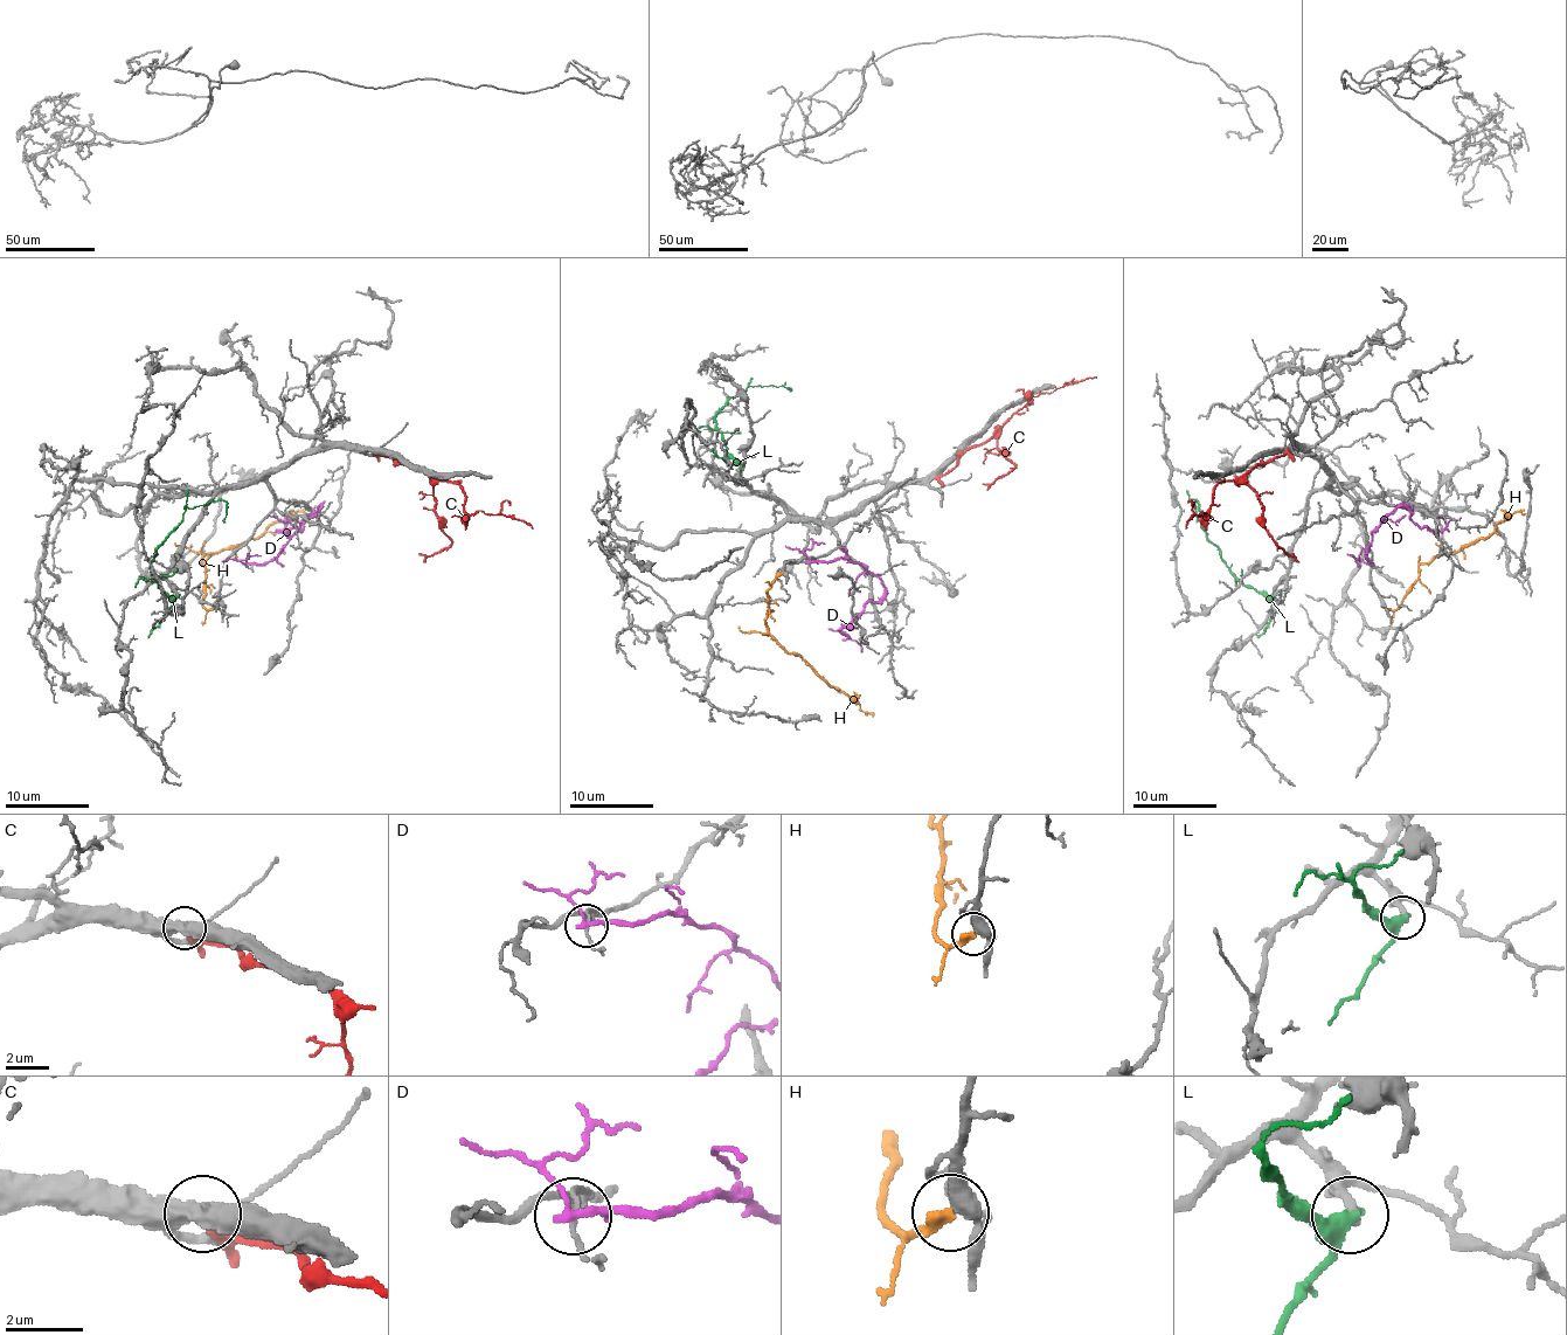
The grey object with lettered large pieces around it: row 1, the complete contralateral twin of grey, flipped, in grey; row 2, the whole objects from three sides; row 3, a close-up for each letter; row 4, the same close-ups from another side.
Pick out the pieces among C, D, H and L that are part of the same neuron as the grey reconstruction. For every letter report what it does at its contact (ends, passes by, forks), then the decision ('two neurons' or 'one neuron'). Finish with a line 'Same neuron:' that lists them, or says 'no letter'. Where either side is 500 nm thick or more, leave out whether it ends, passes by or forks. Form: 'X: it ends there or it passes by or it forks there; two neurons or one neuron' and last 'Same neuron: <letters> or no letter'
C: two neurons
D: it passes by; two neurons
H: it ends there; one neuron
L: it passes by; two neurons
Same neuron: H

